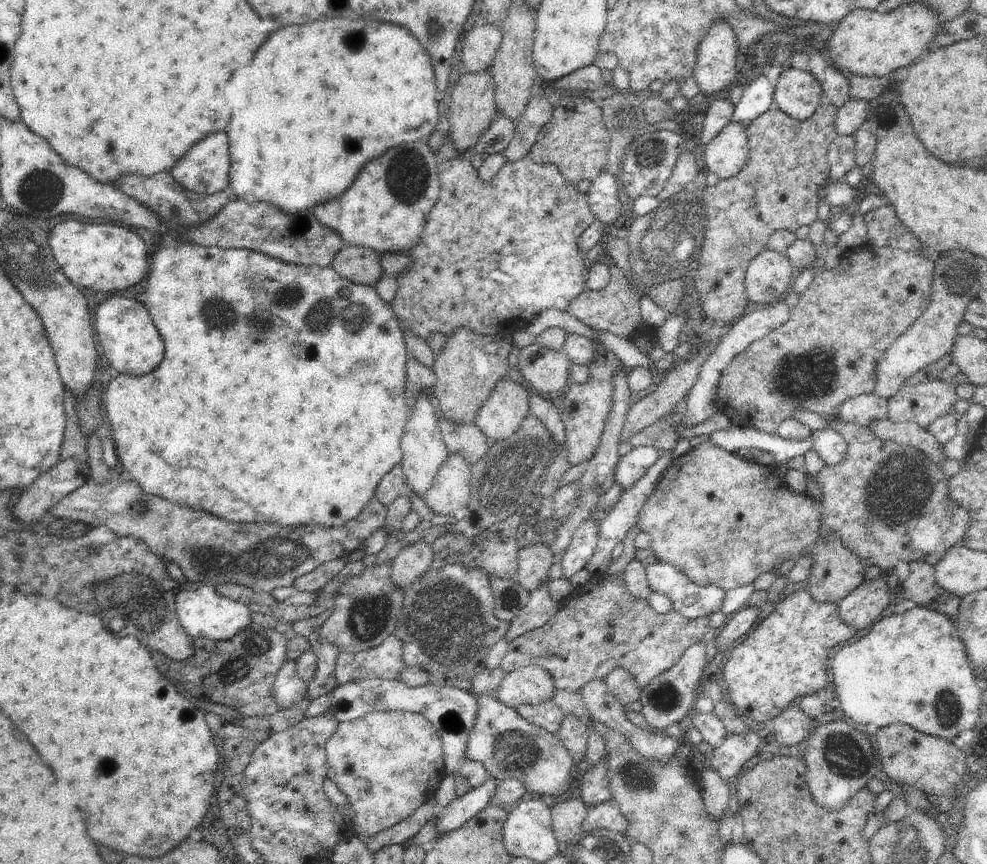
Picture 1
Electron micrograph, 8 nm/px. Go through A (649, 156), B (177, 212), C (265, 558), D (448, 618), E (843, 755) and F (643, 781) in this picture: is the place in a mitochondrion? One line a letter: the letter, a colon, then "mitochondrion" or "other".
A: mitochondrion
B: mitochondrion
C: mitochondrion
D: mitochondrion
E: mitochondrion
F: mitochondrion

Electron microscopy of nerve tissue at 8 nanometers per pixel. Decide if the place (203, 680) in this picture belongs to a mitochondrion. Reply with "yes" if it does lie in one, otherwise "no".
no

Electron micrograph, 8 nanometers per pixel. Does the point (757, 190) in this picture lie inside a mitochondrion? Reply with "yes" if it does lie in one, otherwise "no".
no

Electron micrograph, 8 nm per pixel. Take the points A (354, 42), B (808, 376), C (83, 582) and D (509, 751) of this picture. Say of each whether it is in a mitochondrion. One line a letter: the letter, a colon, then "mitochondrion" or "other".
A: mitochondrion
B: mitochondrion
C: mitochondrion
D: mitochondrion

